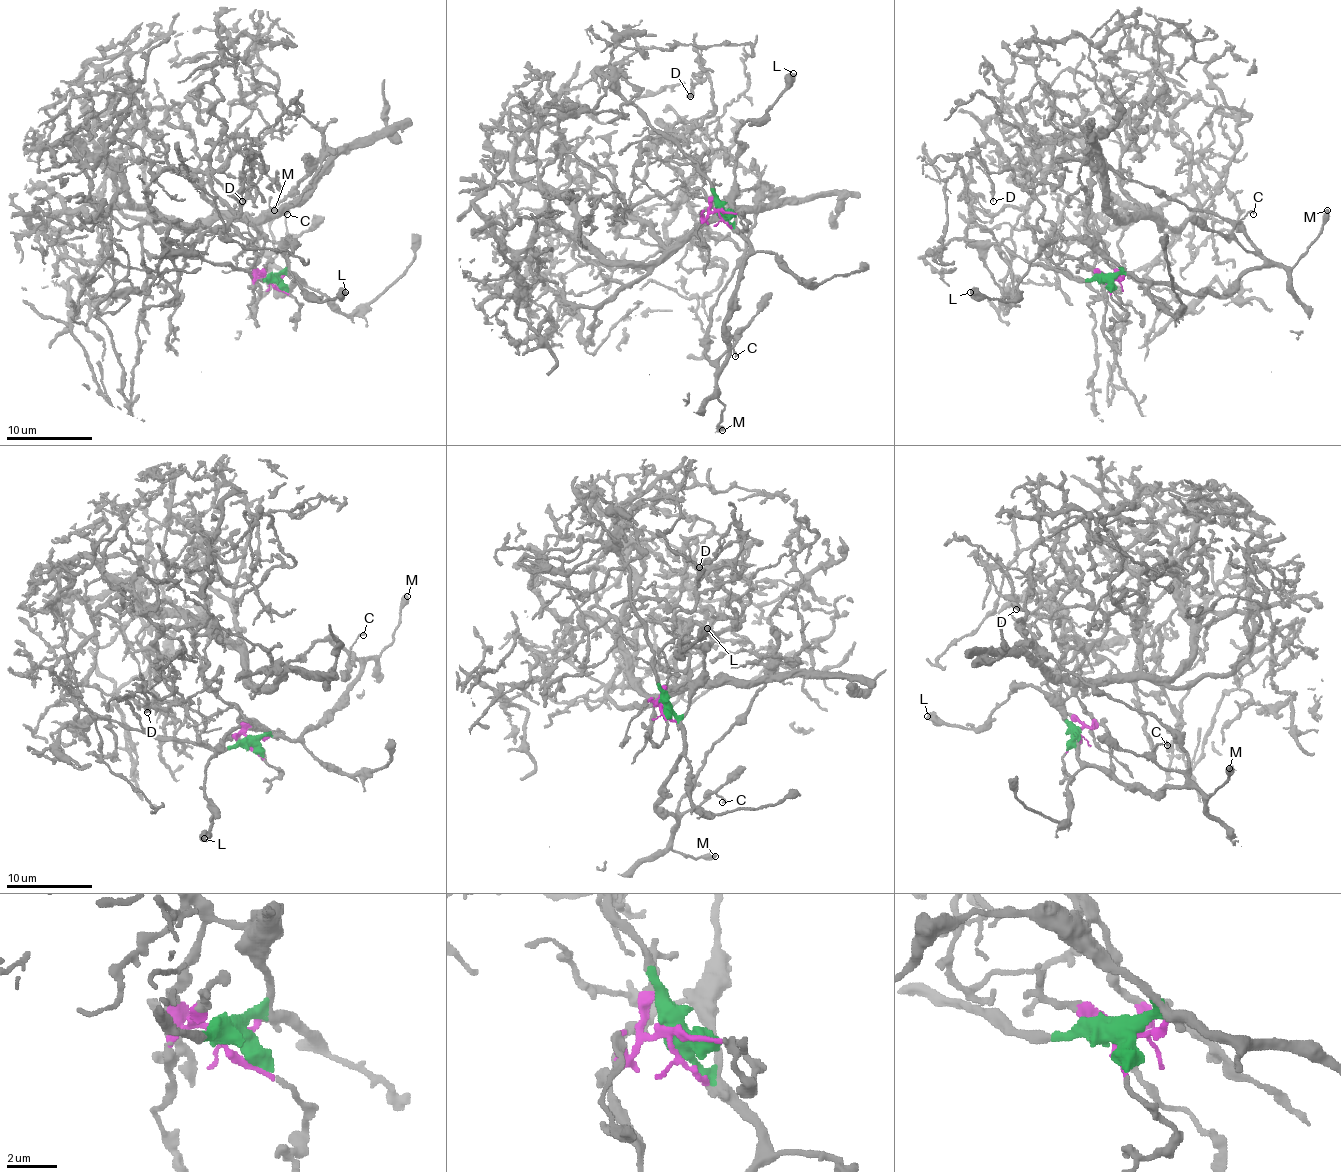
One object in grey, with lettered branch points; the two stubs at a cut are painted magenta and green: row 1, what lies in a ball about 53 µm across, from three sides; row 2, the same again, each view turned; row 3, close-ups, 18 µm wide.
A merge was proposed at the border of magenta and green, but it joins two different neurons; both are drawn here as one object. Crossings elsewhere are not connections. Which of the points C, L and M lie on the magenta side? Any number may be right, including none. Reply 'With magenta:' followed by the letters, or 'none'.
With magenta: none

